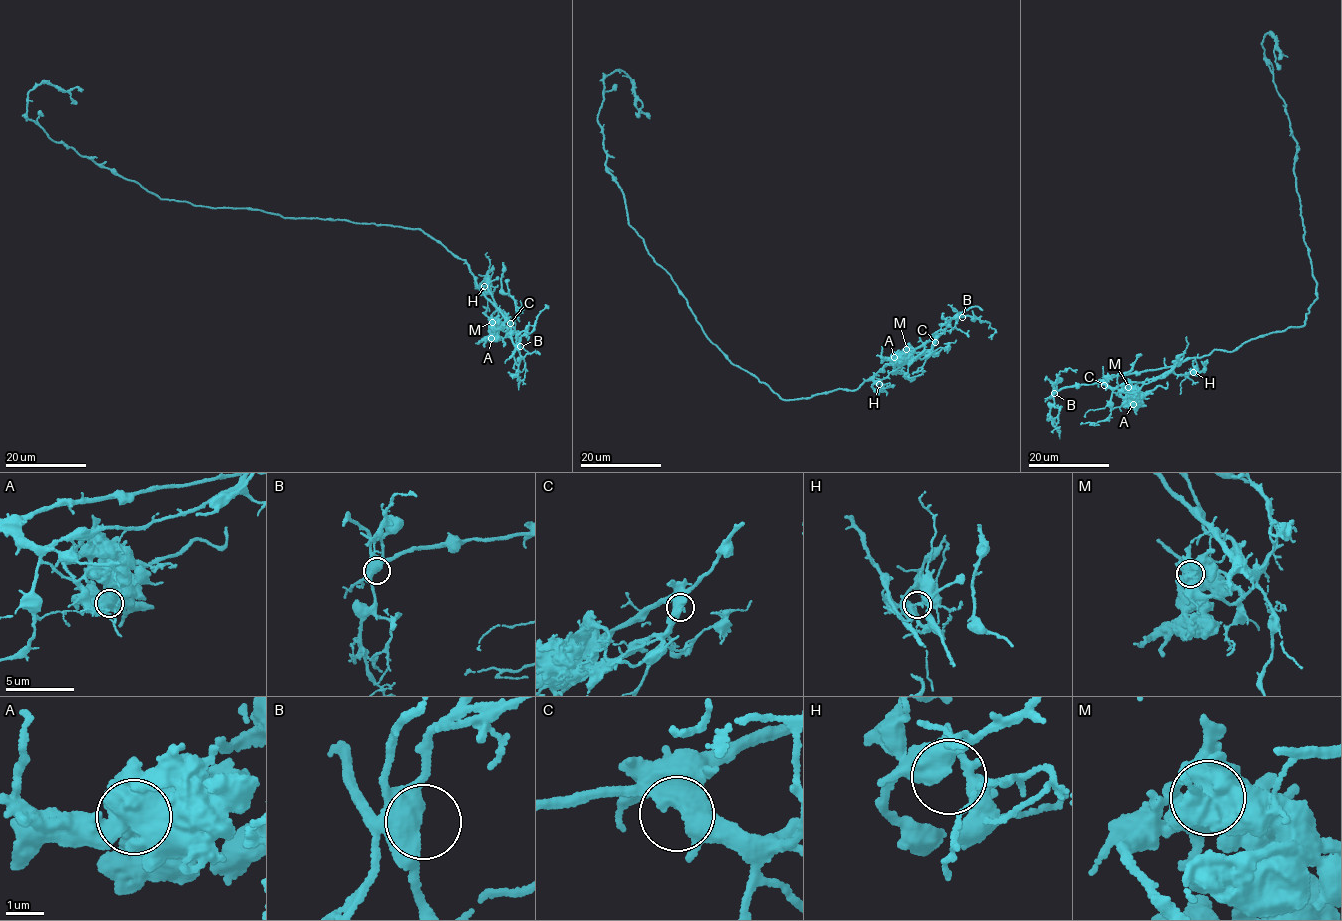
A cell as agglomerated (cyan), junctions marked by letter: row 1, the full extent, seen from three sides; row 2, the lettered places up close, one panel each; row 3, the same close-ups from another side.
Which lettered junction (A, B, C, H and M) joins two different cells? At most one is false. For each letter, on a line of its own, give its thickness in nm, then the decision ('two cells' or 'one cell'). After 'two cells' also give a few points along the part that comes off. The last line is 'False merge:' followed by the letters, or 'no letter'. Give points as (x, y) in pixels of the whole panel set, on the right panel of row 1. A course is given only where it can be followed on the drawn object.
A: calibre 700 nm; one cell
B: calibre 480 nm; one cell
C: calibre 480 nm; one cell
H: calibre 480 nm; one cell
M: calibre 700 nm; two cells; course (1129, 387), (1140, 393), (1158, 385), (1165, 388), (1167, 381)
False merge: M

